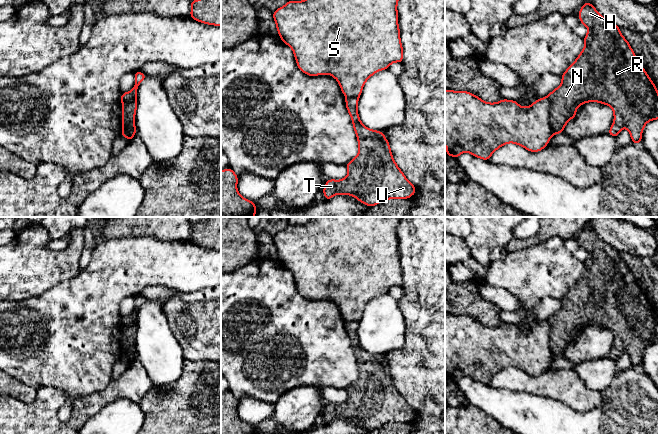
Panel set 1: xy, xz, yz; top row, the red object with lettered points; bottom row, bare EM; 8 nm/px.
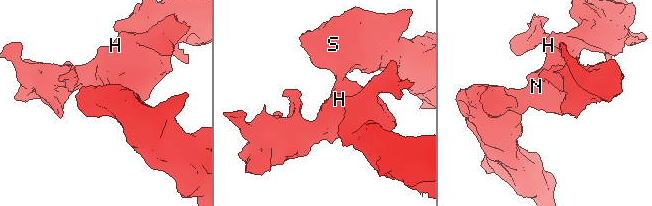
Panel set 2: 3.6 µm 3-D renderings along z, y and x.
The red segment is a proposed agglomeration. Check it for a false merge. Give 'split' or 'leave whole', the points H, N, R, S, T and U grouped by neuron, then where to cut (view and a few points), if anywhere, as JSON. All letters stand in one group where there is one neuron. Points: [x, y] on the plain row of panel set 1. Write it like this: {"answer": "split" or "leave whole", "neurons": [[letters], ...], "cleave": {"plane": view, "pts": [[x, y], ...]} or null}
{"answer": "split", "neurons": [["H", "N", "R", "T", "U"], ["S"]], "cleave": {"plane": "yz", "pts": [[546, 321], [549, 325], [549, 350], [553, 357]]}}

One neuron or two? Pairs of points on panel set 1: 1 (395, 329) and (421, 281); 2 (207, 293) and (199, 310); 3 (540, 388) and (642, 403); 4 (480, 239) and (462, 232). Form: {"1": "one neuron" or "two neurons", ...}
{"1": "two neurons", "2": "two neurons", "3": "two neurons", "4": "two neurons"}

